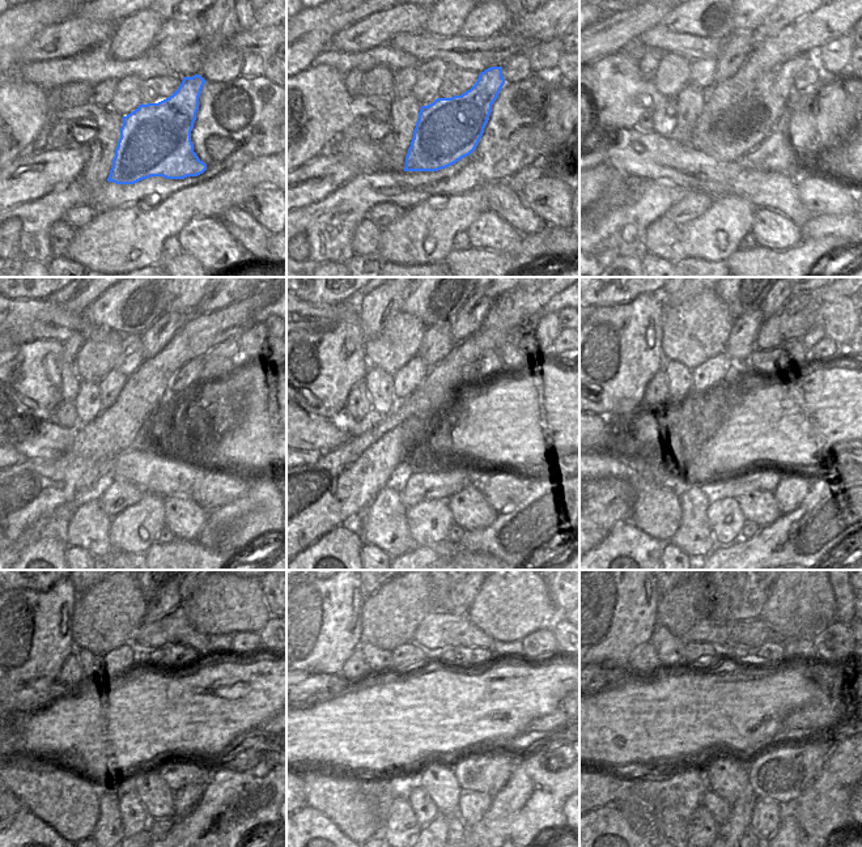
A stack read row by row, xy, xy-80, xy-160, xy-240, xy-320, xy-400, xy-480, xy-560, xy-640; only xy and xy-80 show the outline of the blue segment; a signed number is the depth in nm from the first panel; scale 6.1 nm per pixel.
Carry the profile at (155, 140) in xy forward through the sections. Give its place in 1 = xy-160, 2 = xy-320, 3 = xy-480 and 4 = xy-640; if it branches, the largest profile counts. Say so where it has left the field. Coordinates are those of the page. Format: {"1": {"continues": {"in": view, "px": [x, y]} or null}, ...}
{"1": {"continues": {"in": "xy-160", "px": [744, 126]}}, "2": {"continues": {"in": "xy-320", "px": [527, 350]}}, "3": {"continues": {"in": "xy-480", "px": [245, 642]}}, "4": {"continues": {"in": "xy-640", "px": [836, 642]}}}

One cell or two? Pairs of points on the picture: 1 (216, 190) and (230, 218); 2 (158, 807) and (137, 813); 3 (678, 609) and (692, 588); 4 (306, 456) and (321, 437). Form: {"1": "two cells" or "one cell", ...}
{"1": "two cells", "2": "two cells", "3": "one cell", "4": "two cells"}

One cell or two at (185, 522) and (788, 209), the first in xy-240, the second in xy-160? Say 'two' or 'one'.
two

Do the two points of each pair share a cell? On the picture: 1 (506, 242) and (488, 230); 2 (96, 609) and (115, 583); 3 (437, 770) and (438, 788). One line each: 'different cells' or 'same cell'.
1: same cell
2: same cell
3: same cell

